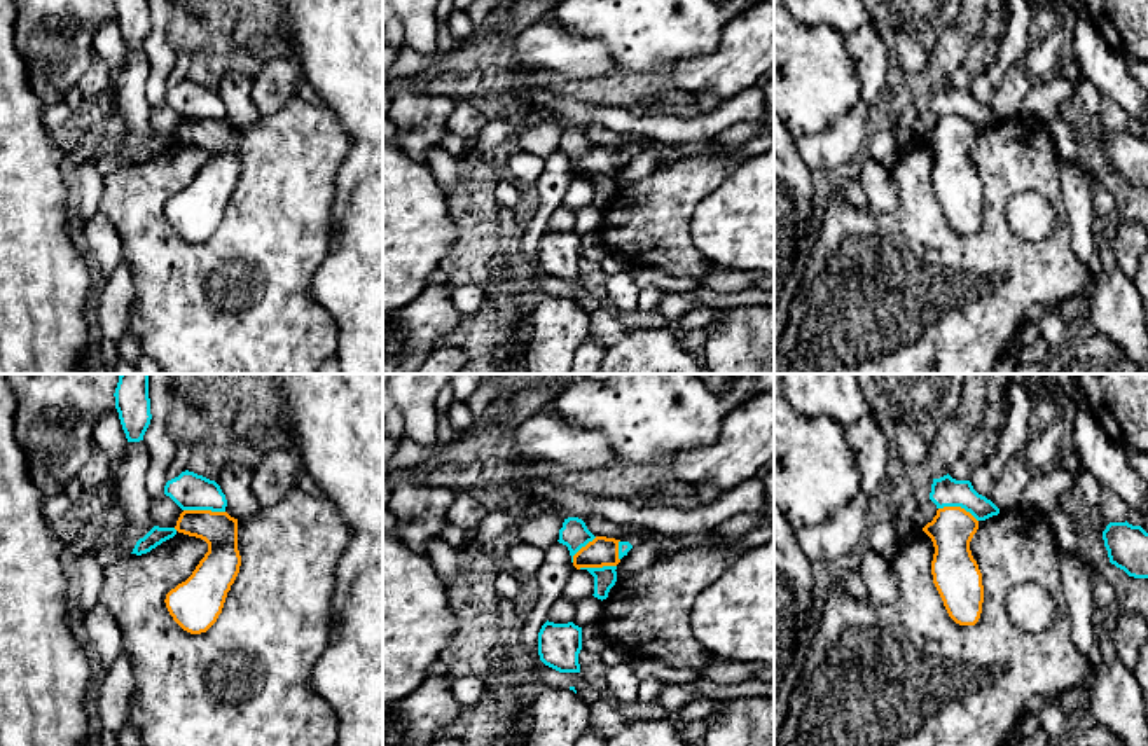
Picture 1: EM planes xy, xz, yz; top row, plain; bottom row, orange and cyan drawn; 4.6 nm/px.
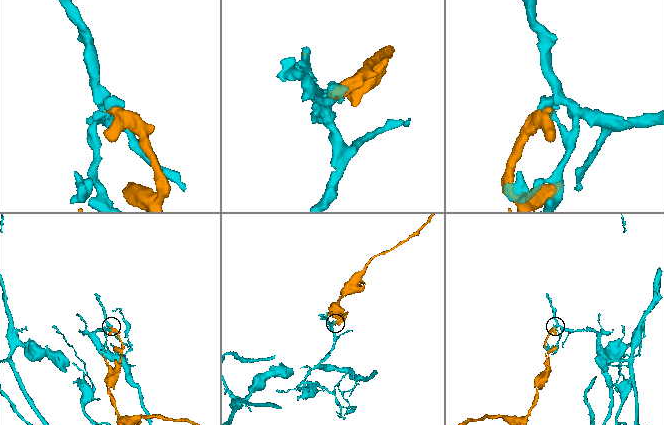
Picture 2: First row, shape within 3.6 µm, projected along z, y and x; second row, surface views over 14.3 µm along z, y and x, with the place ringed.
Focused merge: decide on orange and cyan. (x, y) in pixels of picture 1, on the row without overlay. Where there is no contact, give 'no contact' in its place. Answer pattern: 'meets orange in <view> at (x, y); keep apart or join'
meets orange in xy at (205, 119); keep apart

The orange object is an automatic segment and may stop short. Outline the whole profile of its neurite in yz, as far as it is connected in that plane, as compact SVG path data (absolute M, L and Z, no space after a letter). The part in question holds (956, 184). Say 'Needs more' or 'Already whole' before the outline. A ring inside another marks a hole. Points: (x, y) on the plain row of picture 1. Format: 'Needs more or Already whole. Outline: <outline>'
Already whole. Outline: M944 115L923 140L931 147L933 192L949 225L959 234L975 234L982 222L982 182L972 164L970 150L979 129L961 115Z

